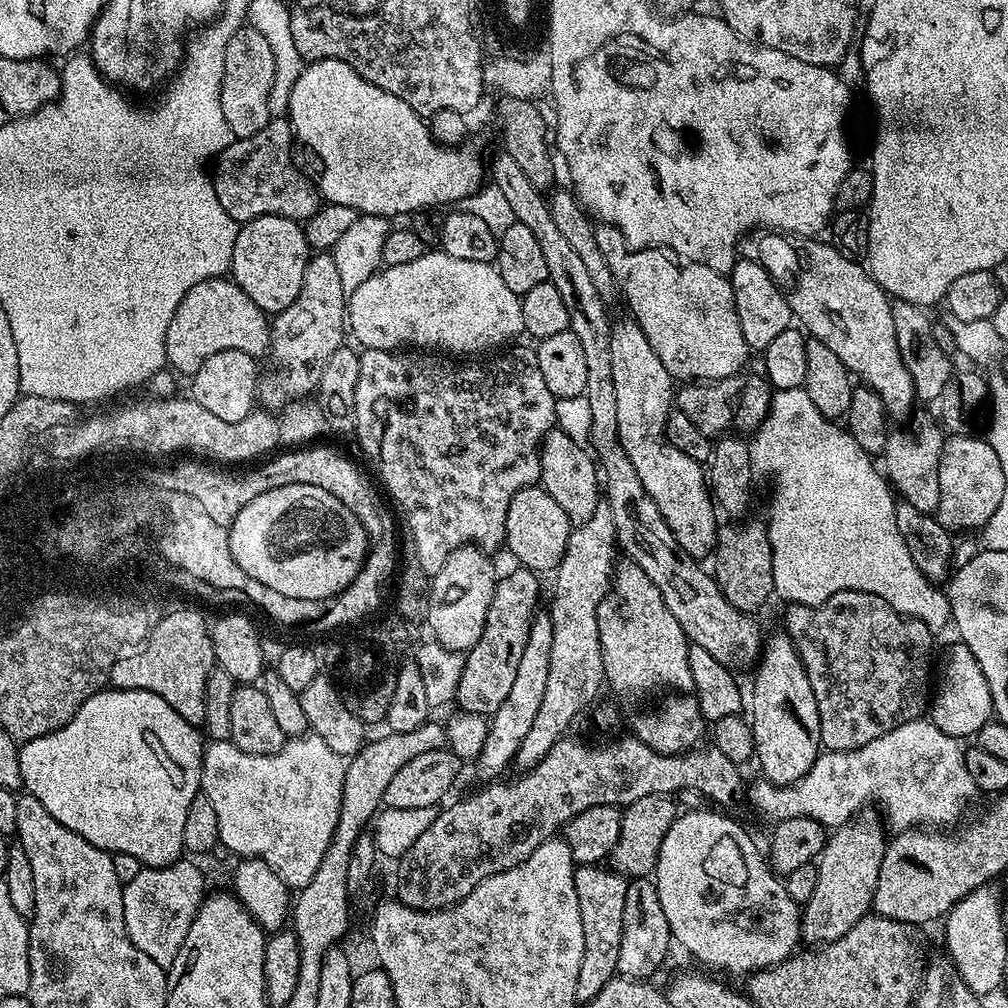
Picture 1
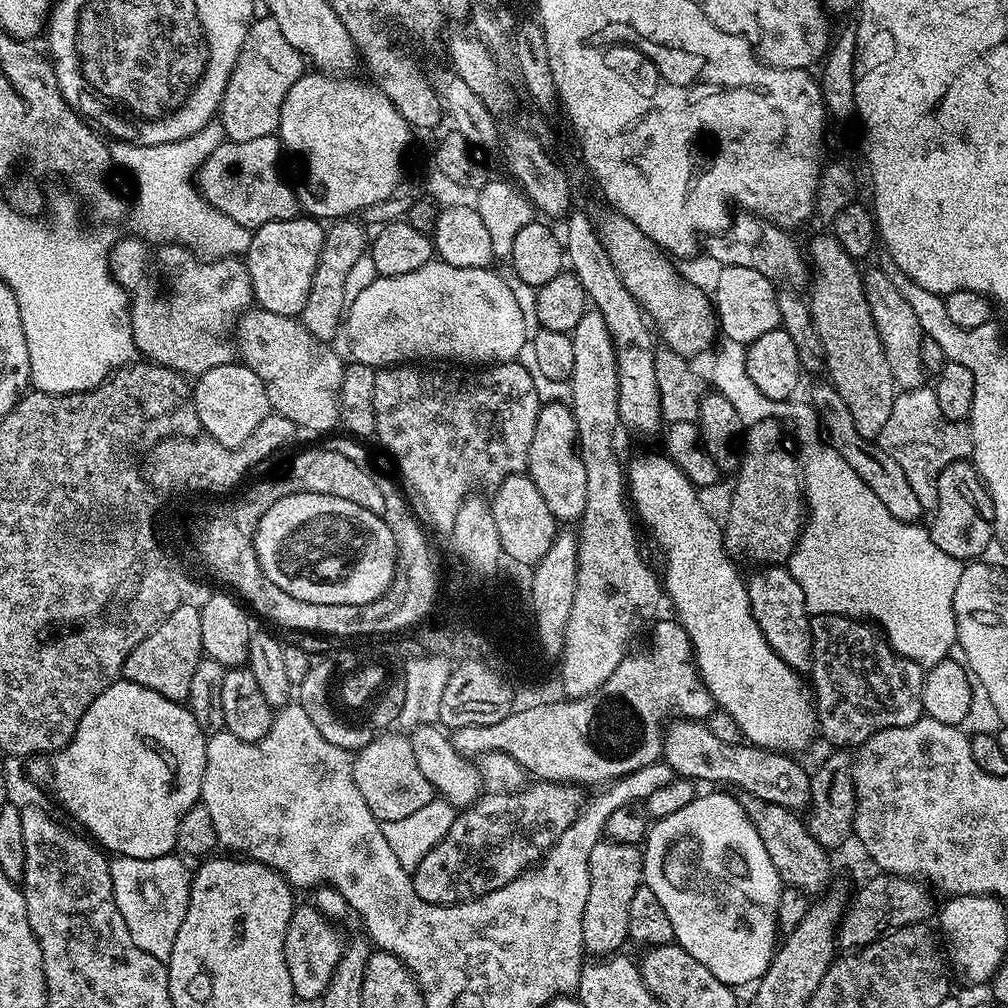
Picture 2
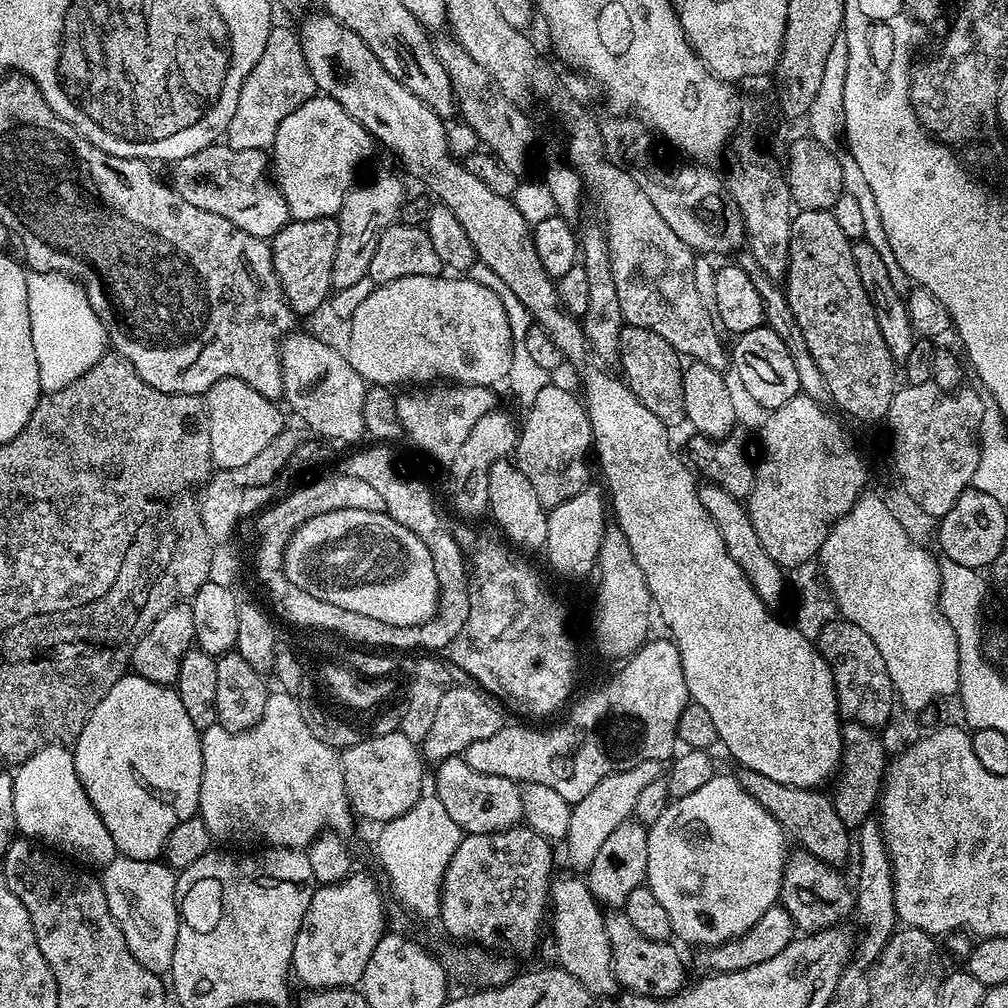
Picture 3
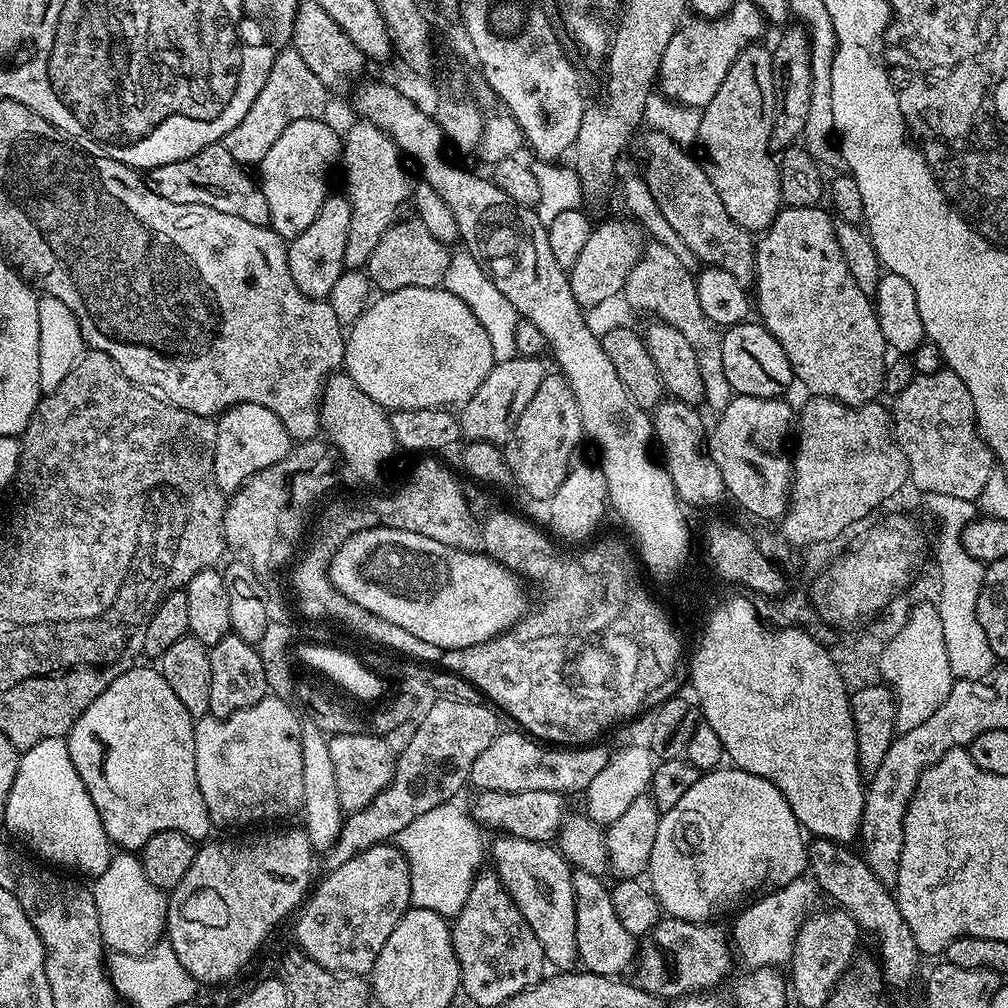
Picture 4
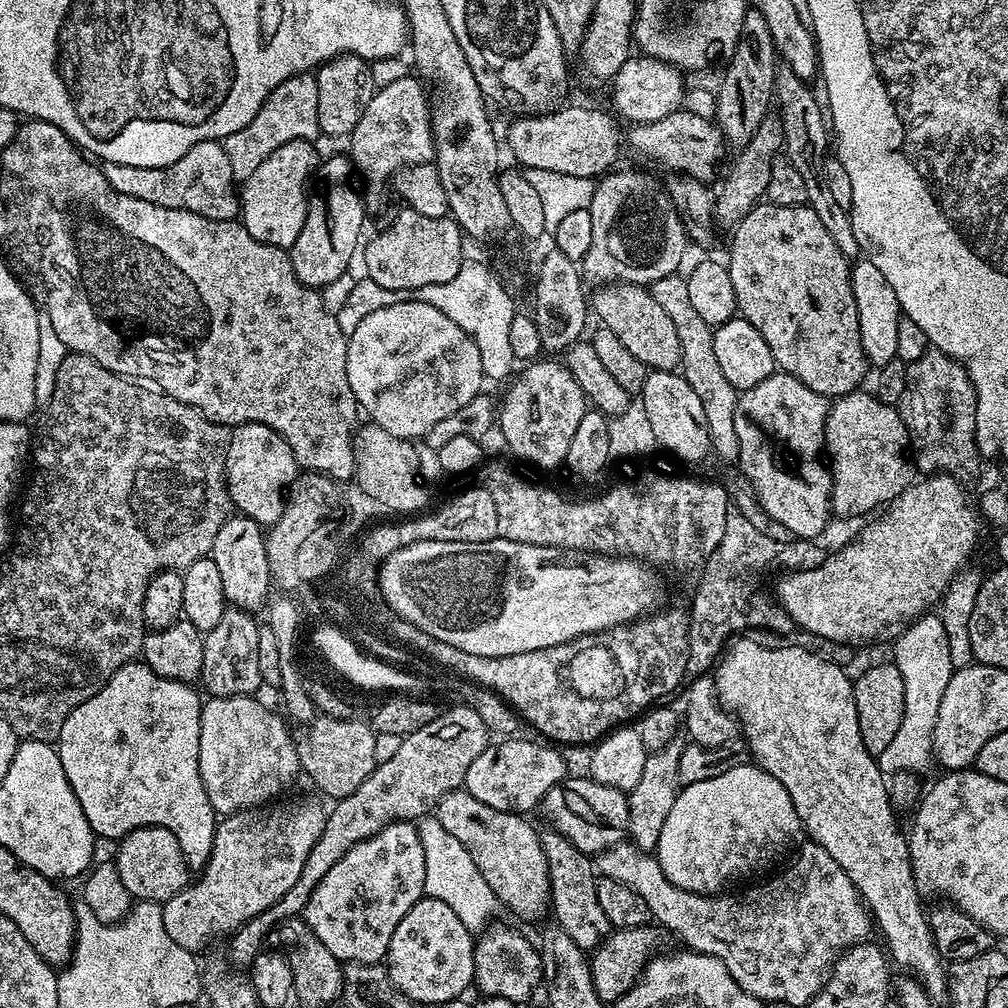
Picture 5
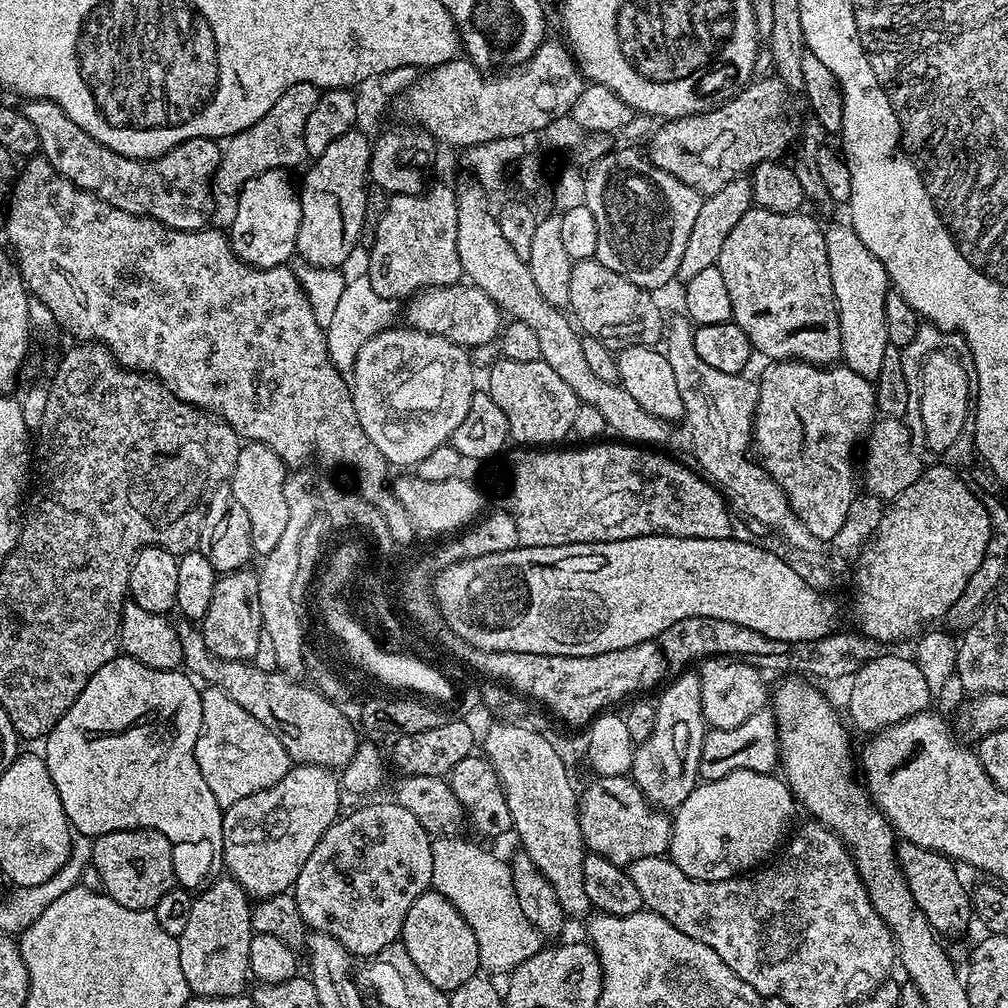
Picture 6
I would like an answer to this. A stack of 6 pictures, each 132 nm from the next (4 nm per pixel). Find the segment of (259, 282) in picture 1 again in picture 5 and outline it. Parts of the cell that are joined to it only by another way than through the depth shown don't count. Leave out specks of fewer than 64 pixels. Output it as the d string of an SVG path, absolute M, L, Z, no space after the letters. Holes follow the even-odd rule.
M347 155L332 156L319 165L318 179L308 201L306 222L302 222L302 234L298 234L290 250L294 274L298 274L308 288L324 289L334 278L342 278L342 274L353 267L352 259L355 256L357 259L366 209L361 189L352 185L352 176L354 180L354 169Z

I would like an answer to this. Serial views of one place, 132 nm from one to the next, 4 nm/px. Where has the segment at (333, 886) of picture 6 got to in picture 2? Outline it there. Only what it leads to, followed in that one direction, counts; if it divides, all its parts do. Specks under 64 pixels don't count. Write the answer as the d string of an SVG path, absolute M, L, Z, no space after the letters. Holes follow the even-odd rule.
M312 902L293 907L290 926L286 930L286 970L290 970L290 982L294 982L297 1001L319 1001L326 990L338 962L344 954L345 937L340 937L339 927L333 926Z

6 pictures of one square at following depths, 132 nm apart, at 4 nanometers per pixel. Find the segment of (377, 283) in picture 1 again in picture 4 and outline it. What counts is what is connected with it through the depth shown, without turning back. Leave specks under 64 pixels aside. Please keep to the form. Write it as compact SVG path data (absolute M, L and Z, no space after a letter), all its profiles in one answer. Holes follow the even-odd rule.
M443 286L377 295L347 329L344 342L343 367L348 376L392 412L463 405L482 386L493 363L486 330L470 306Z

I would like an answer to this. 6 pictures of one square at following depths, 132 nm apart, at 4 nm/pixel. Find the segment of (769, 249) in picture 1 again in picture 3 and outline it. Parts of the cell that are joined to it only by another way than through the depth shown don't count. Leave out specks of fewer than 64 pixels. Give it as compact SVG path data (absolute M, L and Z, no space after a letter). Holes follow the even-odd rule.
M632 114L616 115L620 116L600 120L604 147L608 150L620 148L619 163L631 172L634 182L642 186L646 198L650 198L654 210L662 214L662 219L670 225L670 230L674 230L674 234L678 234L678 238L682 238L682 242L686 242L686 246L691 248L693 253L713 252L716 256L728 256L736 251L739 253L745 247L746 237L740 211L735 206L727 206L728 208L722 209L721 212L708 212L705 216L700 216L700 200L723 201L726 196L723 187L716 188L715 174L704 168L708 166L700 162L684 162L688 164L678 165L676 172L667 172L648 153L652 148L653 133L644 132L645 121Z

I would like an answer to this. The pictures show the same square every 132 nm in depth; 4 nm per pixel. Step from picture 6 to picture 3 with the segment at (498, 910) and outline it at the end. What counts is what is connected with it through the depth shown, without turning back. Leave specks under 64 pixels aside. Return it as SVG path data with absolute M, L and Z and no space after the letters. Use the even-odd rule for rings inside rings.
M434 794L421 795L420 801L406 814L379 825L376 836L376 856L392 883L397 898L420 920L435 921L440 915L440 887L454 850L458 850L462 833L458 822Z

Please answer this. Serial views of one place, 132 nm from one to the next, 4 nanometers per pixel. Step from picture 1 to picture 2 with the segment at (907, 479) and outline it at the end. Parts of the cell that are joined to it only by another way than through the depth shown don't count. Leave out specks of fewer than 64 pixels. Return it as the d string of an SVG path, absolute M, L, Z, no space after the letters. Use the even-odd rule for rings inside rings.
M921 386L918 388L909 388L901 391L894 402L894 410L890 410L890 419L886 426L882 426L882 434L878 438L879 446L902 466L902 470L909 480L910 486L914 486L914 494L925 504L927 509L935 509L938 502L938 490L936 489L936 477L938 468L932 465L932 460L942 460L941 462L951 462L953 460L968 460L972 454L972 433L967 423L951 420L942 414L938 407L938 398L931 387Z

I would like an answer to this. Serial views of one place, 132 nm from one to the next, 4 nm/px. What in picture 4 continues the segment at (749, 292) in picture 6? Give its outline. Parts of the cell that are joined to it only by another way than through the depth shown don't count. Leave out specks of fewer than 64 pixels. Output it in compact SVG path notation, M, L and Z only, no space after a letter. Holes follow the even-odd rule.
M781 207L780 213L774 218L774 222L769 228L764 229L762 235L755 241L756 245L756 278L754 281L754 308L760 311L759 323L764 325L770 334L786 350L786 358L792 367L793 377L800 380L809 388L812 396L825 396L831 400L836 400L839 404L871 404L877 399L876 395L884 392L884 369L886 361L890 356L890 349L884 340L882 326L878 326L878 318L873 301L862 290L858 290L858 282L854 282L854 277L850 274L850 269L846 266L846 258L842 258L842 250L838 250L838 238L836 237L836 224L833 217L827 211L823 212L823 207L815 208L790 208Z

